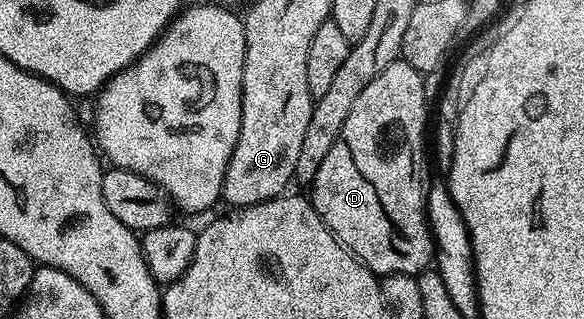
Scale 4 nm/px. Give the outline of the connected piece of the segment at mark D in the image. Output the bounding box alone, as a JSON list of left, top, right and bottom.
[308,59,435,277]

